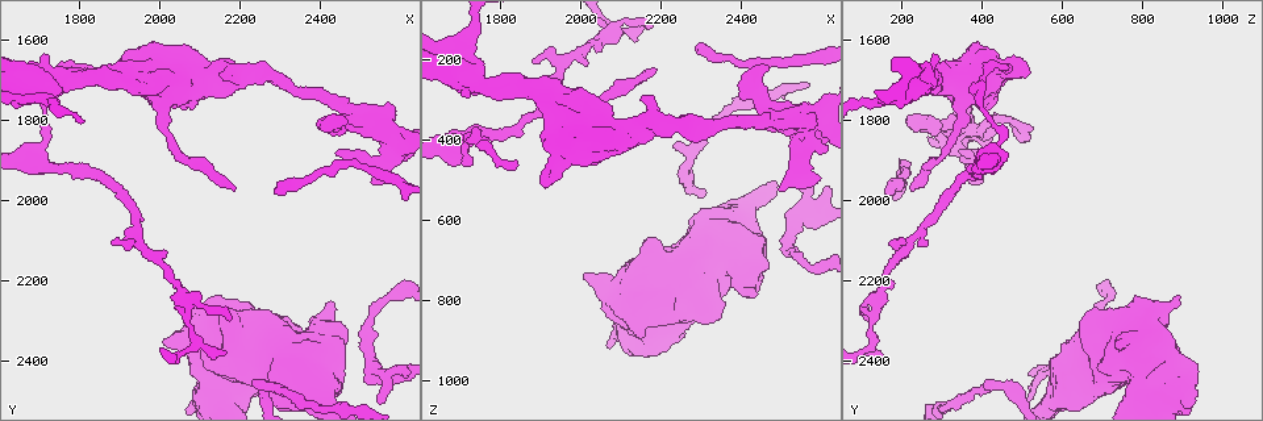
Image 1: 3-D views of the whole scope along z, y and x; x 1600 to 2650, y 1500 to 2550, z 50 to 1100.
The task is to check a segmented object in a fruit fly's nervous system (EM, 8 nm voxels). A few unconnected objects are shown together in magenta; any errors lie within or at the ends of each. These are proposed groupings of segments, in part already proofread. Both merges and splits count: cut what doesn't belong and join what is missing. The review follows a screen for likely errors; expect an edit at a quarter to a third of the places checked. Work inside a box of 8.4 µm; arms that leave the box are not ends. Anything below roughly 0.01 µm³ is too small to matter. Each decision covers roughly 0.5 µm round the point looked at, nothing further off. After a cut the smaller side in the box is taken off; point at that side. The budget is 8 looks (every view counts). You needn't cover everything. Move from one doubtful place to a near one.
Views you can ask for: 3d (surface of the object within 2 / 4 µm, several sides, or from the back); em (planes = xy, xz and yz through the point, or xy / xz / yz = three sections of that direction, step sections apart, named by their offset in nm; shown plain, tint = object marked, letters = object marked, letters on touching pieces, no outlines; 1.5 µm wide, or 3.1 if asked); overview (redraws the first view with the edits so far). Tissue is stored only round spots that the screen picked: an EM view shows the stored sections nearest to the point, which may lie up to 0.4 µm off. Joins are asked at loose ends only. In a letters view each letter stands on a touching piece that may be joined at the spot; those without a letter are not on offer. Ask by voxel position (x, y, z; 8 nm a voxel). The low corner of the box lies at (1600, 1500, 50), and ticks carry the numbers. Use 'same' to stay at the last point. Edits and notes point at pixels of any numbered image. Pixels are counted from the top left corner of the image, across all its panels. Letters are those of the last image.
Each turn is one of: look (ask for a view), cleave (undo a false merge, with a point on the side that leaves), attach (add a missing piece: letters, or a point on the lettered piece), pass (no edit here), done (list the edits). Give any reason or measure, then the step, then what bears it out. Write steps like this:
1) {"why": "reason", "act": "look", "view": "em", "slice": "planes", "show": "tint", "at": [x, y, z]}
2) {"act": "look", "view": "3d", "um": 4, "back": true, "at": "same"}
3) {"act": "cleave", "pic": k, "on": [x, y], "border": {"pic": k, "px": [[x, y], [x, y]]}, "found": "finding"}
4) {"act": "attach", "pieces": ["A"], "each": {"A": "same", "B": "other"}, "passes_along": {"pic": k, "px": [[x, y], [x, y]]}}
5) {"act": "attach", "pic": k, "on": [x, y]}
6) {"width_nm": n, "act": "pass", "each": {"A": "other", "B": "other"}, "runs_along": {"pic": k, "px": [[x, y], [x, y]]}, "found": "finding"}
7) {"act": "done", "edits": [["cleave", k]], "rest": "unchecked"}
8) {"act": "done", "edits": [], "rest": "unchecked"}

{"why": "free end", "act": "look", "view": "3d", "um": 4, "at": [2465, 1795, 220]}

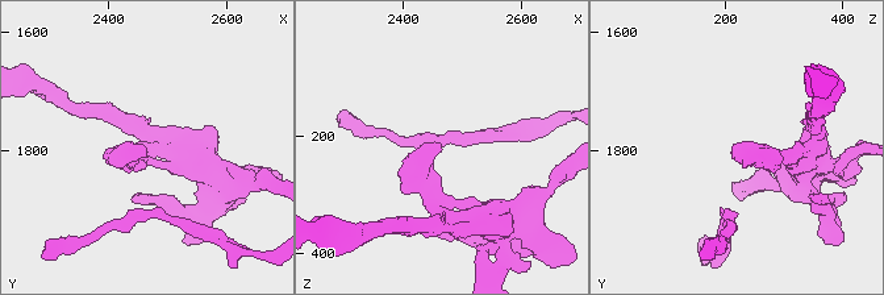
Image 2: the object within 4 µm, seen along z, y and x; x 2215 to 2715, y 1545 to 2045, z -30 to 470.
{"why": "need the tissue", "act": "look", "view": "em", "slice": "planes", "show": "letters", "at": [2460, 1790, 220]}

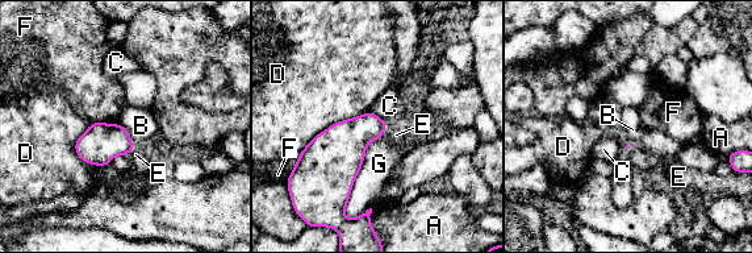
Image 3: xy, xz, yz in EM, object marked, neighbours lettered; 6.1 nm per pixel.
{"longest_contact_nm": ["D", 500], "act": "pass", "each": {"A": "other", "B": "other", "C": "other", "D": "other", "E": "other", "F": "other", "G": "other"}, "found": "none of them fits"}

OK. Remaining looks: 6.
{"why": "free end", "act": "look", "view": "em", "slice": "xz", "step": 4, "show": "letters", "at": [2500, 1825, 535]}

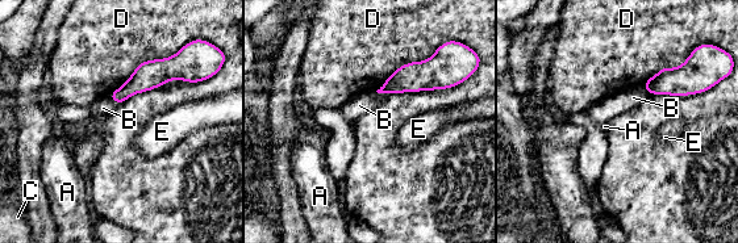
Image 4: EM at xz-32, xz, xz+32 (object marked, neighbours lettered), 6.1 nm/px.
{"act": "pass", "each": {"A": "other", "B": "other", "C": "other", "D": "other", "E": "other"}, "border": {"pic": 4, "px": [[108, 95], [120, 104]]}, "found": "none of them fits"}

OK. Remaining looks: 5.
{"why": "calibre changes", "act": "look", "view": "em", "slice": "planes", "show": "letters", "at": [2005, 1800, 350]}

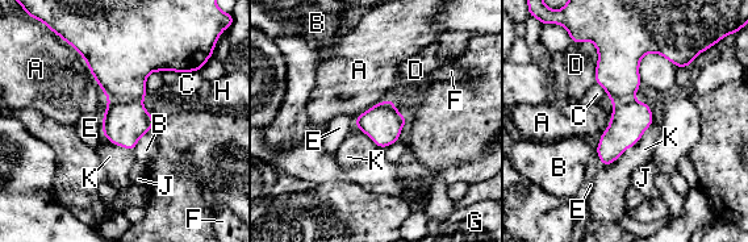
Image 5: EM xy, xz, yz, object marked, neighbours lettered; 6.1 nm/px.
{"width_nm": 240, "act": "pass", "each": {"A": "other", "B": "other", "C": "other", "D": "other", "E": "other", "F": "other", "G": "other", "H": "other", "J": "other", "K": "other"}, "found": "one neuron here"}

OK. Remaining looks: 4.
{"act": "done", "edits": [], "rest": "unchecked"}

